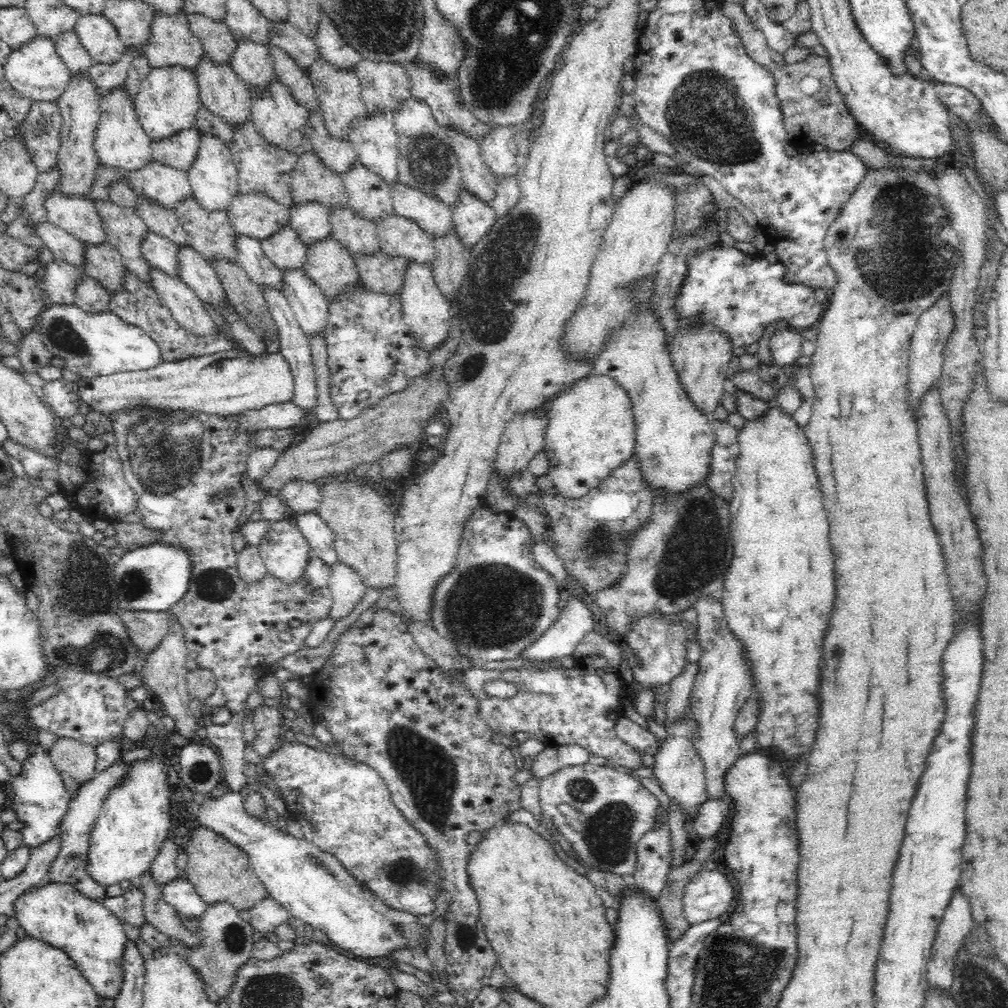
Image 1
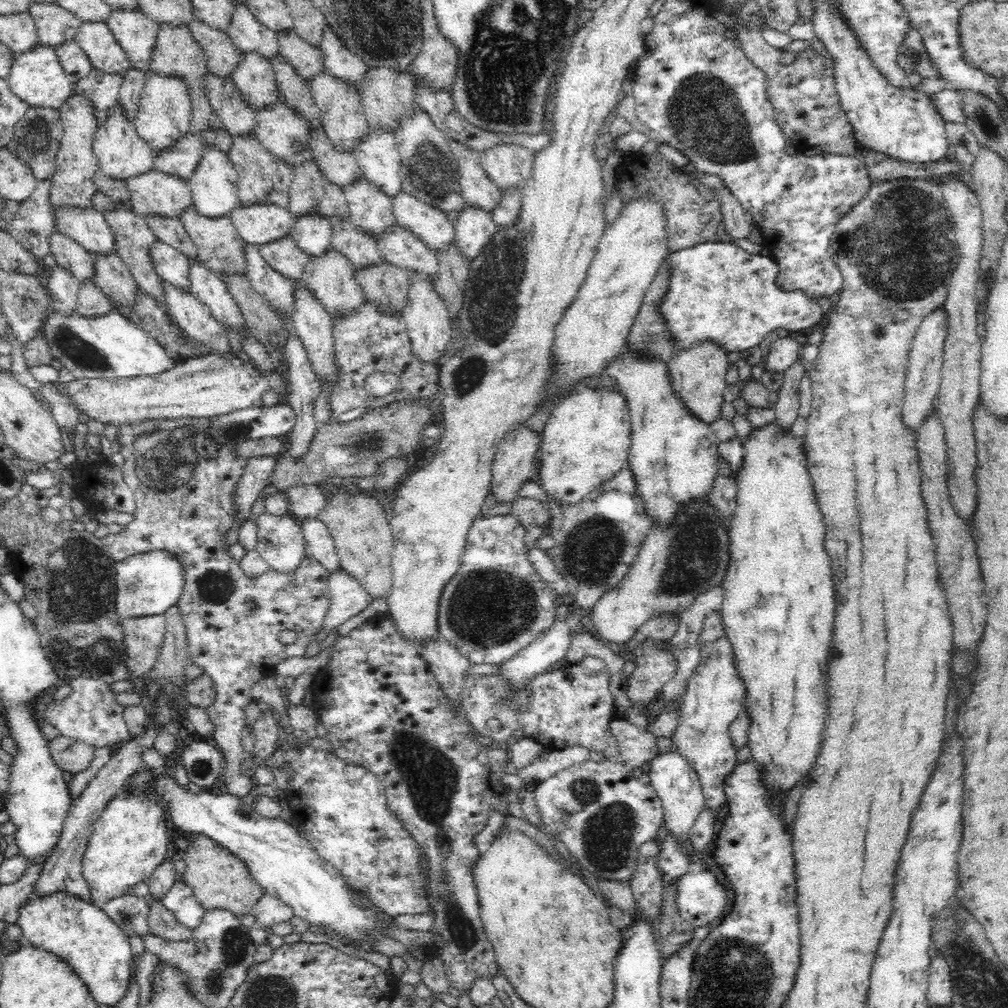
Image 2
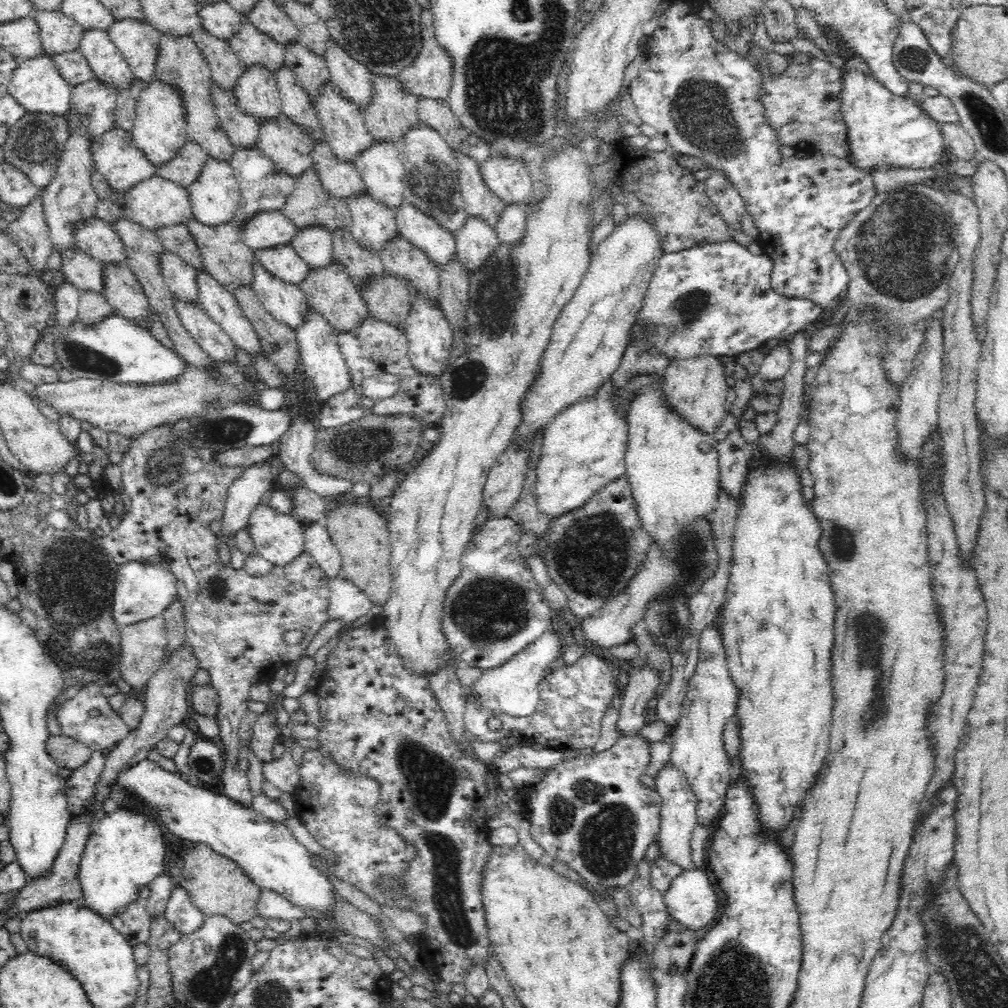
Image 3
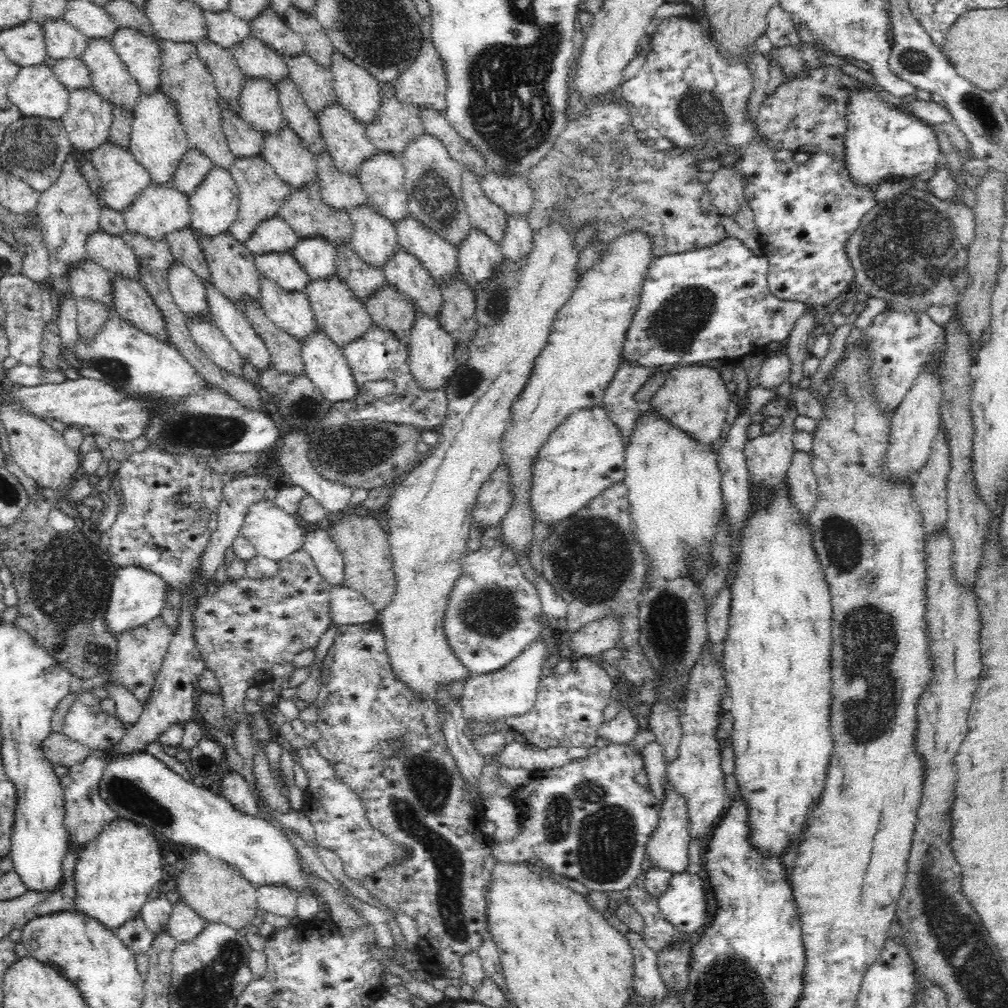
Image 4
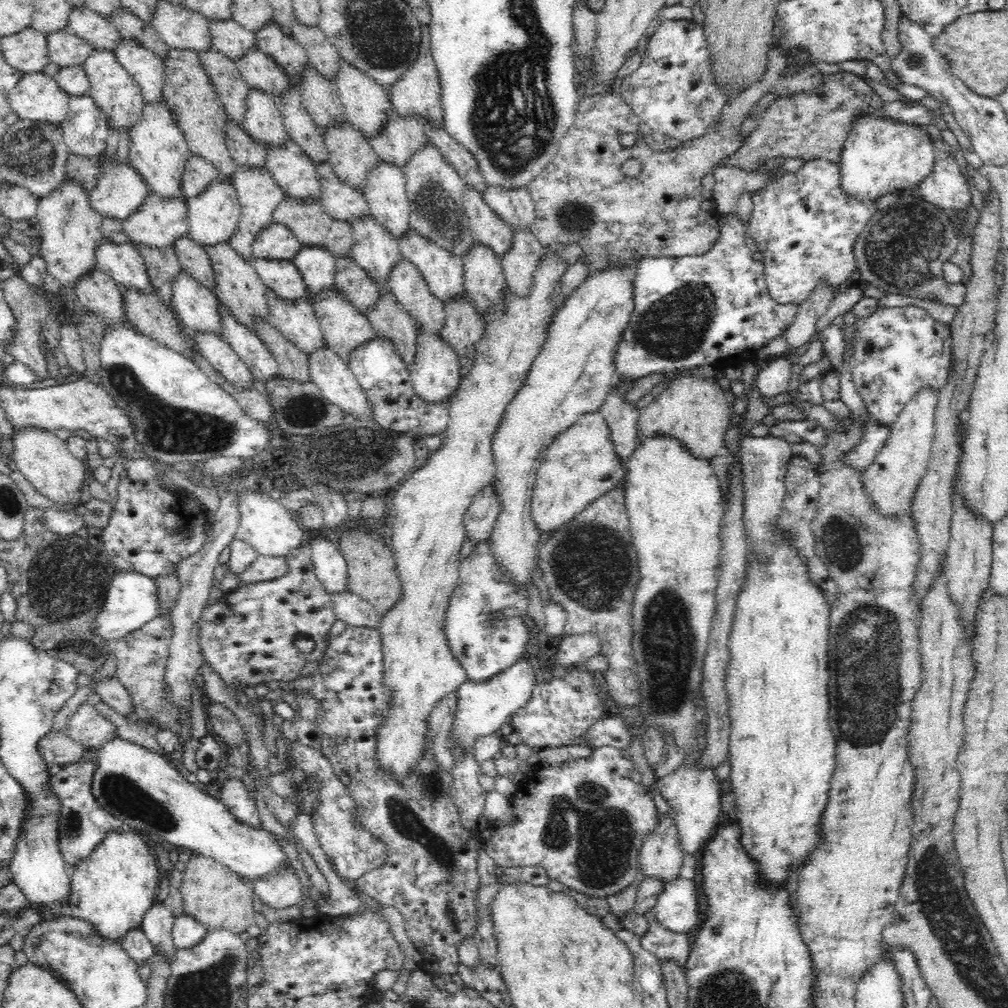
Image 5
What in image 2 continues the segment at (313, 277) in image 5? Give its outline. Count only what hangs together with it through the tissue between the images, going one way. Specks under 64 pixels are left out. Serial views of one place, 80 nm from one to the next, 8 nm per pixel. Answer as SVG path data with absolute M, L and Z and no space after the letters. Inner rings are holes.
M320 213L298 217L289 234L308 257L320 256L331 248L332 229L328 217Z

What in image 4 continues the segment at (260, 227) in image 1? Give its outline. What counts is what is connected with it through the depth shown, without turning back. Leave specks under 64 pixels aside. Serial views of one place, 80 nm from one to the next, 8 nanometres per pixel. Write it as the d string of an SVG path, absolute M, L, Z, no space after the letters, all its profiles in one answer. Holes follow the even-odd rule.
M274 215L258 223L245 245L254 253L290 252L298 242L298 235L282 217Z

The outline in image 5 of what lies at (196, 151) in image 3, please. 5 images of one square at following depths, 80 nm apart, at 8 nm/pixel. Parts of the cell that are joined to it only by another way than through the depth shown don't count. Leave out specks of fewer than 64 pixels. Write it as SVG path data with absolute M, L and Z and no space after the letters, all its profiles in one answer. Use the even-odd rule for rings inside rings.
M192 153L184 165L182 194L186 199L197 197L220 178L221 173L208 160Z

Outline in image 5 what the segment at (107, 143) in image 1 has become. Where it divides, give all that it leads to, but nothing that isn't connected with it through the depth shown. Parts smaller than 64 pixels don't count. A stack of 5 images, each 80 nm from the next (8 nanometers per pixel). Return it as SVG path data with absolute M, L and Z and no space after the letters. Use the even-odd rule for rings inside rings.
M102 159L97 186L88 192L90 207L110 219L124 222L132 216L149 194L143 177L128 161Z

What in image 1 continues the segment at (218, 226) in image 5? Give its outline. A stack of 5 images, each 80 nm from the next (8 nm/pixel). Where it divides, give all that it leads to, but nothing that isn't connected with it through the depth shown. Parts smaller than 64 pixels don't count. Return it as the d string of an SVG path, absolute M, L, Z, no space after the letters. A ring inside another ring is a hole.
M201 133L196 158L187 172L192 196L206 211L226 211L234 195L239 193L239 173L229 145L218 137Z

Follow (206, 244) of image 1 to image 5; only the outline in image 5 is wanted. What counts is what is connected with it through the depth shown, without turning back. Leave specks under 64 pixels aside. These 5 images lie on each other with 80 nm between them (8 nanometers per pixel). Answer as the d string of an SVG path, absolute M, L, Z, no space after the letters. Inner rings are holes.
M230 241L210 245L205 249L214 269L215 286L212 288L212 291L218 300L230 309L230 313L238 322L242 322L247 328L253 330L254 320L258 320L258 318L265 318L266 320L269 312L266 298L267 288L262 283L262 280L260 280L253 263L234 251L234 247L230 245Z

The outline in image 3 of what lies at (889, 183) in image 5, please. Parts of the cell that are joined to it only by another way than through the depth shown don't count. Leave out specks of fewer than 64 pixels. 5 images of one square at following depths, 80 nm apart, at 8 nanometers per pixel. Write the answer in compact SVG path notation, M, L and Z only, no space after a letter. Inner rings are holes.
M826 30L824 36L830 46L838 48L846 70L842 72L841 112L847 124L848 149L855 166L873 174L876 168L926 169L941 166L946 157L946 143L942 131L930 116L924 113L919 99L895 96L878 80L875 80L869 65L845 48L834 30Z

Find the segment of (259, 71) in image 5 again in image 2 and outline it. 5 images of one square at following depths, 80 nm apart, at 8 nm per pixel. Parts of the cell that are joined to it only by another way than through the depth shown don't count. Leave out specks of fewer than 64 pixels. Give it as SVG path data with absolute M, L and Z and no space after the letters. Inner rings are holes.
M233 3L233 7L232 20L227 30L233 46L240 53L256 52L261 54L261 56L271 60L272 63L274 58L280 55L277 34L264 27L264 25L252 15L252 11L250 11L244 3Z

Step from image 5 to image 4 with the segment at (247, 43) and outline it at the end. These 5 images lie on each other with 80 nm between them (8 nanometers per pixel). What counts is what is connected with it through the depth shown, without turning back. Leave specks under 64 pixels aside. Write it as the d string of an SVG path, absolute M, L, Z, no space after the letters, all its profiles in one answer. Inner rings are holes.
M229 8L218 12L203 11L203 15L209 40L227 50L233 51L234 46L240 44L240 40L253 36L251 23L238 18Z

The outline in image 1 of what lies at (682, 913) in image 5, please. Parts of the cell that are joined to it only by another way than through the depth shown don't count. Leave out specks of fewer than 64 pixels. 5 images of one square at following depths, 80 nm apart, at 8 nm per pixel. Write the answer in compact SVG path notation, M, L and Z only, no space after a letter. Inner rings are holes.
M701 870L688 878L682 898L684 916L690 924L725 917L736 898L736 890L724 873Z

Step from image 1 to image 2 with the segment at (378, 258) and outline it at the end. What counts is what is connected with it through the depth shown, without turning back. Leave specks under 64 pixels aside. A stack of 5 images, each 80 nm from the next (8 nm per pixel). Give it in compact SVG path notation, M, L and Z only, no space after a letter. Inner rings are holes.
M382 260L377 265L359 268L355 275L366 299L379 304L387 314L401 316L406 305L411 273L404 267L396 267Z

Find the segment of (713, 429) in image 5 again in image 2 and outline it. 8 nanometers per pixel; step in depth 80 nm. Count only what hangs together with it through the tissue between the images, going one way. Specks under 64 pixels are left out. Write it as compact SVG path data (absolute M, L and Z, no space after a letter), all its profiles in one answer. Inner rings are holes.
M705 340L692 348L675 349L668 363L670 371L670 384L674 393L684 401L690 413L702 420L703 423L714 422L720 416L722 403L724 402L724 390L729 384L724 376L730 362L728 351L712 340Z

